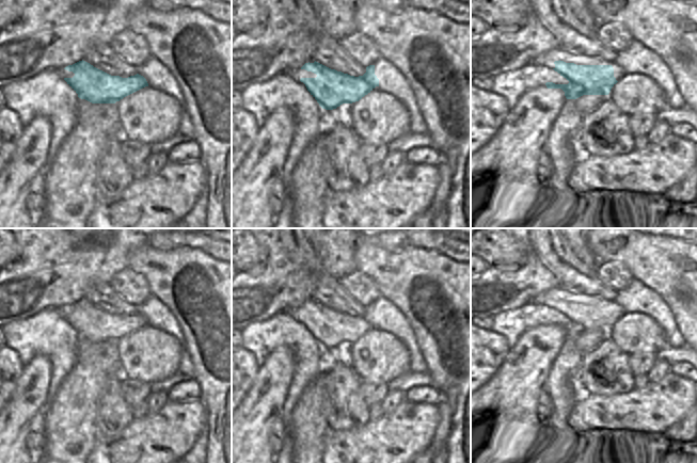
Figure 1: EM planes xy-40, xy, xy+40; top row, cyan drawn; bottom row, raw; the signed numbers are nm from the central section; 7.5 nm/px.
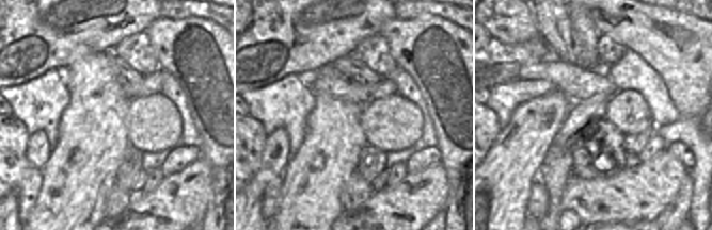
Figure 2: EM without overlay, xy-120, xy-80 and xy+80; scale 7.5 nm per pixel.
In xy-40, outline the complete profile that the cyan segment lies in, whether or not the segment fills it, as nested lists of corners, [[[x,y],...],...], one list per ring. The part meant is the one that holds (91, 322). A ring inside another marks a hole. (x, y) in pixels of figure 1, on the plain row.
[[[79,300],[64,308],[73,310],[73,317],[64,317],[78,336],[92,342],[115,342],[124,336],[148,325],[146,318],[137,313],[128,317],[111,315],[85,300]]]

